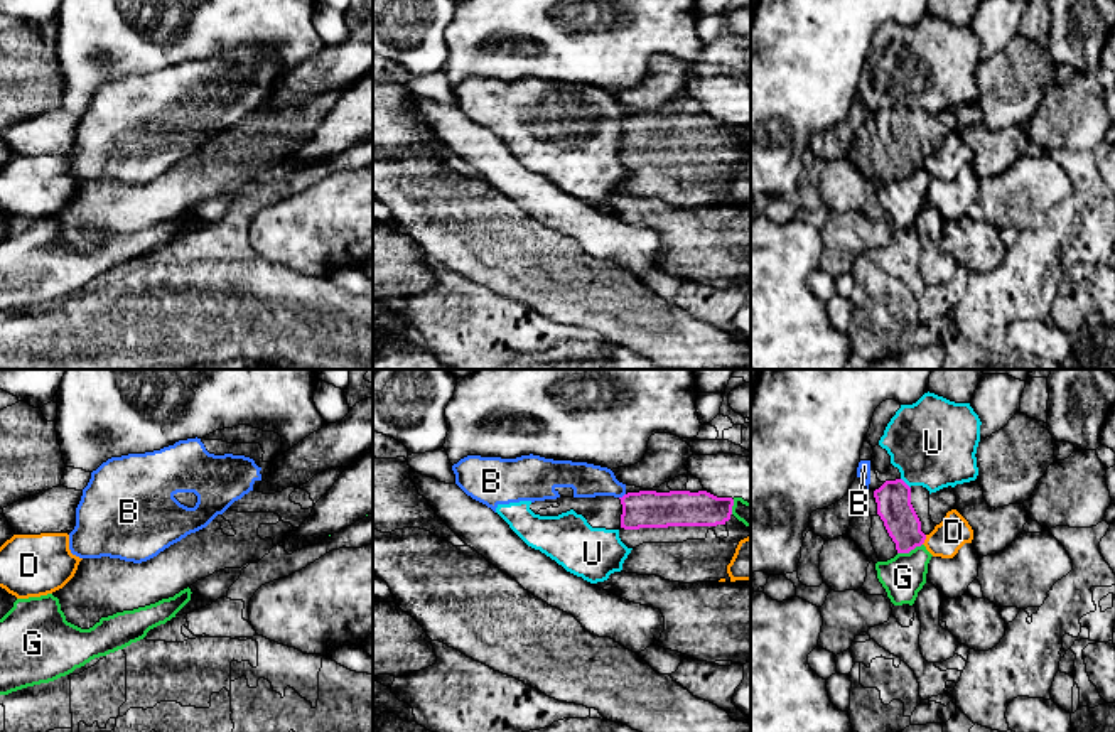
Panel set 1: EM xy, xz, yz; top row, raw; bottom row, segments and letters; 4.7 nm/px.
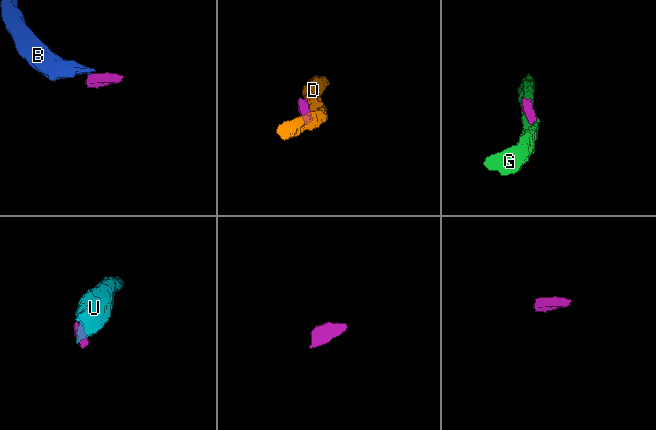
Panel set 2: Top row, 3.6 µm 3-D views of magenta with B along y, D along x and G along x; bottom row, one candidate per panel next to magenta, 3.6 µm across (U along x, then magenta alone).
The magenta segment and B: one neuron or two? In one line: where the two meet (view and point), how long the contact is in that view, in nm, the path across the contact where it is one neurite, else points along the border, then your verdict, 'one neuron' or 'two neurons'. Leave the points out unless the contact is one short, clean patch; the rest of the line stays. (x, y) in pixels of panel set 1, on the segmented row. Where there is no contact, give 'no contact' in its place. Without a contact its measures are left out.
meets magenta in xz at (623, 496); contact 40 nm long; border along xz (624, 493), (619, 498); two neurons

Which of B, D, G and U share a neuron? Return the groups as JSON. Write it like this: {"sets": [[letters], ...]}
{"sets": [["B", "U"], ["D"], ["G"]]}

